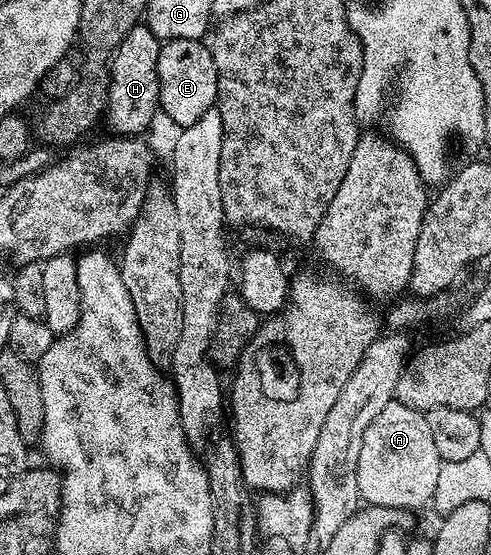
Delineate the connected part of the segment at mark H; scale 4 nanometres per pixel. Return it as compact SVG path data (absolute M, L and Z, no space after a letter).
M138 25L126 33L122 45L118 45L116 55L112 59L112 76L108 86L108 106L106 108L106 123L108 119L109 132L120 137L140 137L152 123L152 118L158 115L160 106L160 82L158 81L158 53L162 40L146 25Z

